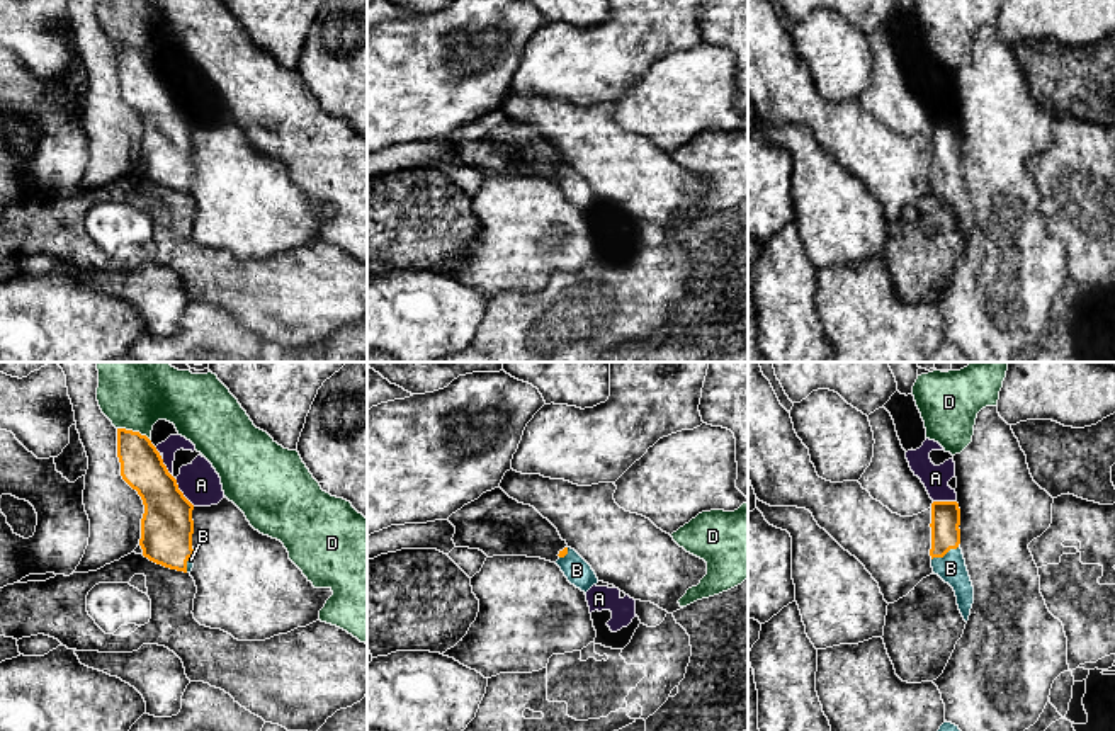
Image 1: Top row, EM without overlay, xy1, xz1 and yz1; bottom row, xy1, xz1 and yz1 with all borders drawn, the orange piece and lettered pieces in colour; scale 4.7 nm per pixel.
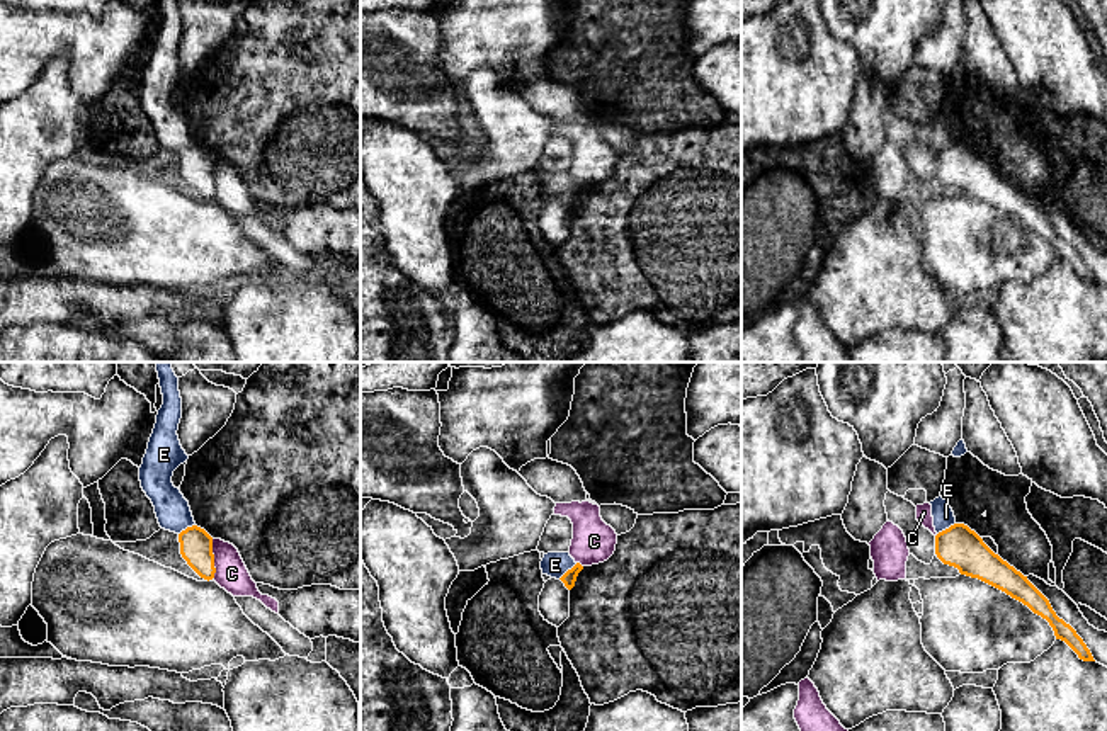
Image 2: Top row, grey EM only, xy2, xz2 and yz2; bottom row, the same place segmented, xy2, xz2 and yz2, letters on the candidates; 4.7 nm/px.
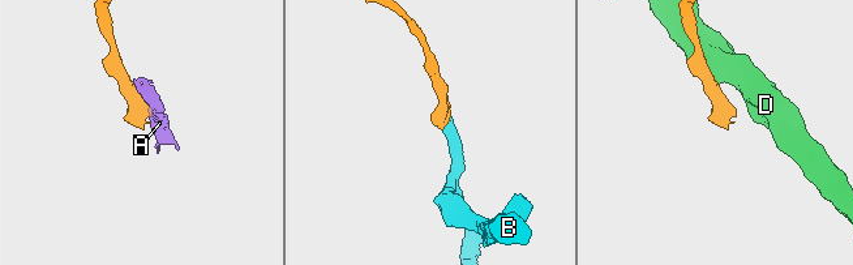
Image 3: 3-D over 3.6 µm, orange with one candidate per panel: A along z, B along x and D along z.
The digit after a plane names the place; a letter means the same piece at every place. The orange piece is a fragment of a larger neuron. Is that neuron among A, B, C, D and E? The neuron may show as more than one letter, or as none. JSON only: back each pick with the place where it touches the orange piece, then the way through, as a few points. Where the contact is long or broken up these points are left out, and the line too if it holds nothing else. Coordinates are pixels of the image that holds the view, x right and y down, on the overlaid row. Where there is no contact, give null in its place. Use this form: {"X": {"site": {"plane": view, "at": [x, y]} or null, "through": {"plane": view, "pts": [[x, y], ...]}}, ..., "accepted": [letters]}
{"B": {"site": {"plane": "yz1", "at": [945, 553]}, "through": {"plane": "yz1", "pts": [[945, 515], [945, 553], [950, 568]]}}, "accepted": ["B"]}

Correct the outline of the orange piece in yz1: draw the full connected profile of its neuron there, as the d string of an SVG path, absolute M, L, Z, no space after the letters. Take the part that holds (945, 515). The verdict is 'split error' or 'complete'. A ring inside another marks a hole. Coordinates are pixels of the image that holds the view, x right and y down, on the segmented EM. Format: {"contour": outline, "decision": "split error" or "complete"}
{"contour": "M957 502L931 503L931 568L957 597L964 620L969 620L974 604L974 586L960 549L960 508Z", "decision": "split error"}

